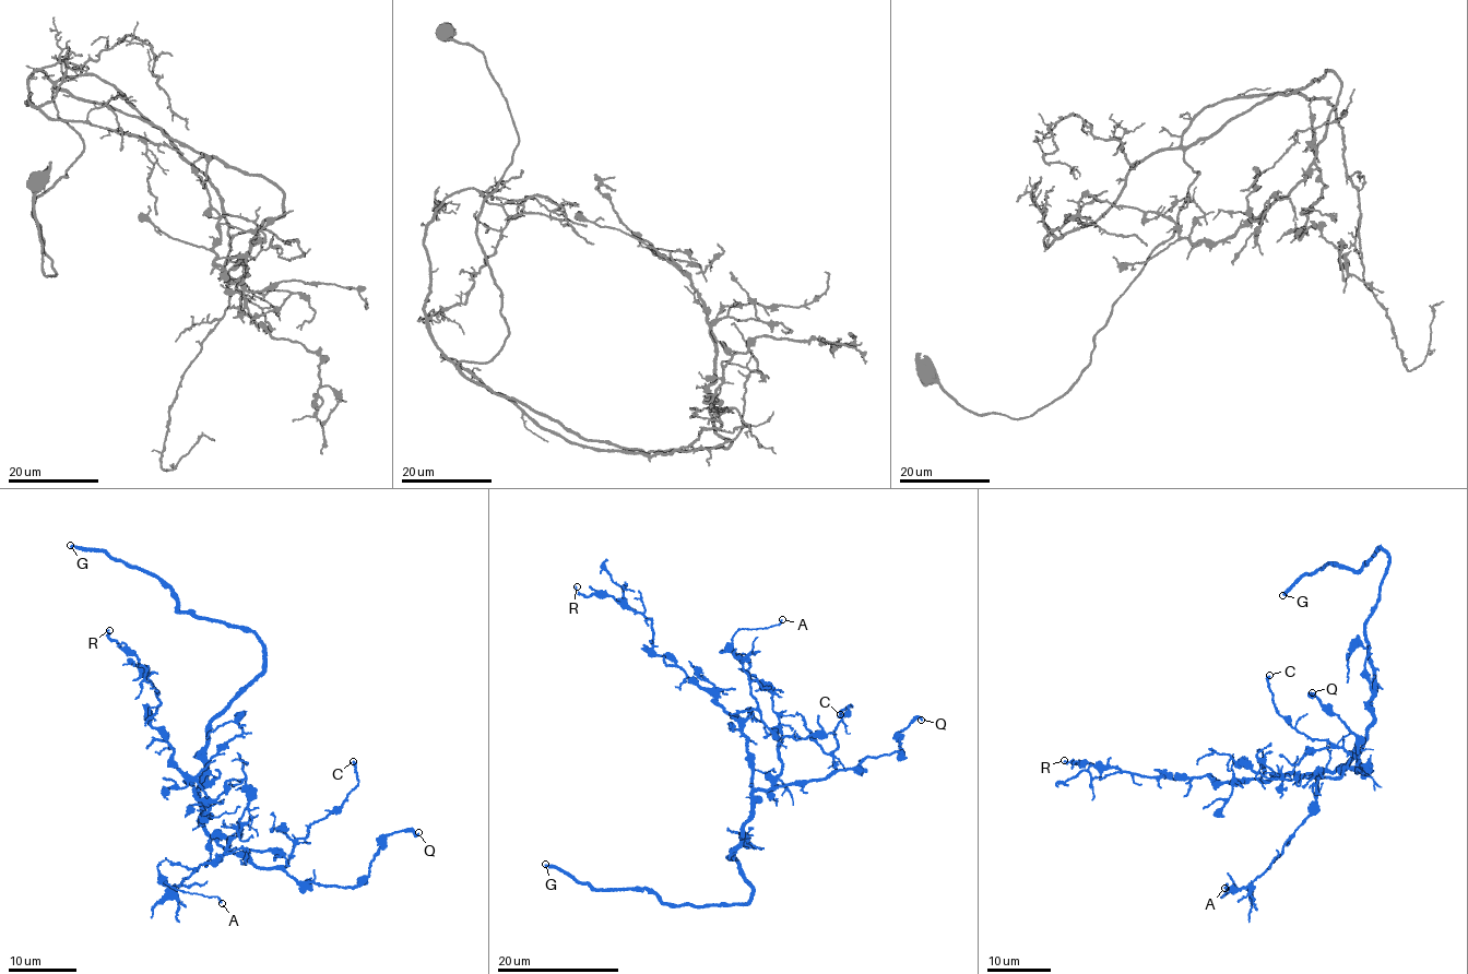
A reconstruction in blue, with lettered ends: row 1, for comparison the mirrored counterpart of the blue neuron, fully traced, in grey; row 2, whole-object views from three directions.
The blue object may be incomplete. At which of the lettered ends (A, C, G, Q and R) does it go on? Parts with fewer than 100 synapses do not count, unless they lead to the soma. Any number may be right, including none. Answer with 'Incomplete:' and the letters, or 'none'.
Incomplete: G

